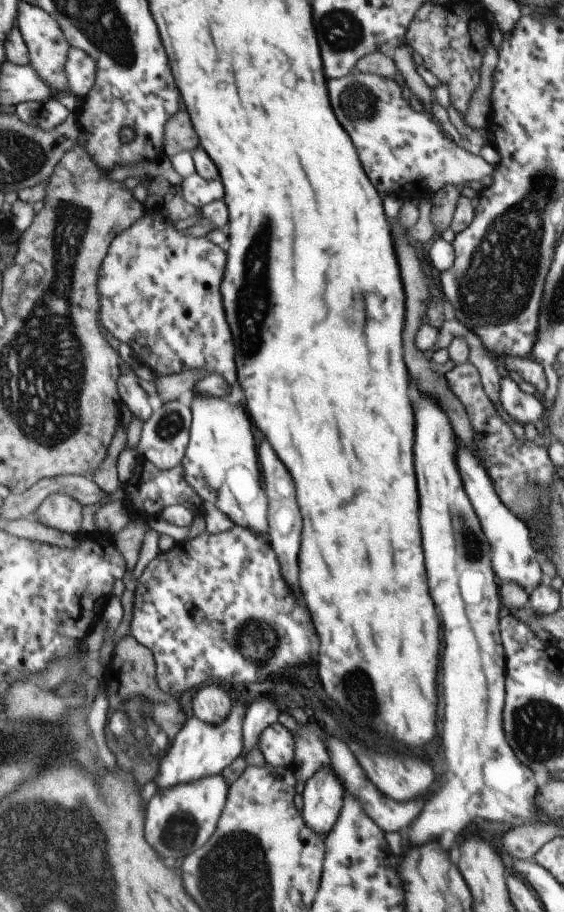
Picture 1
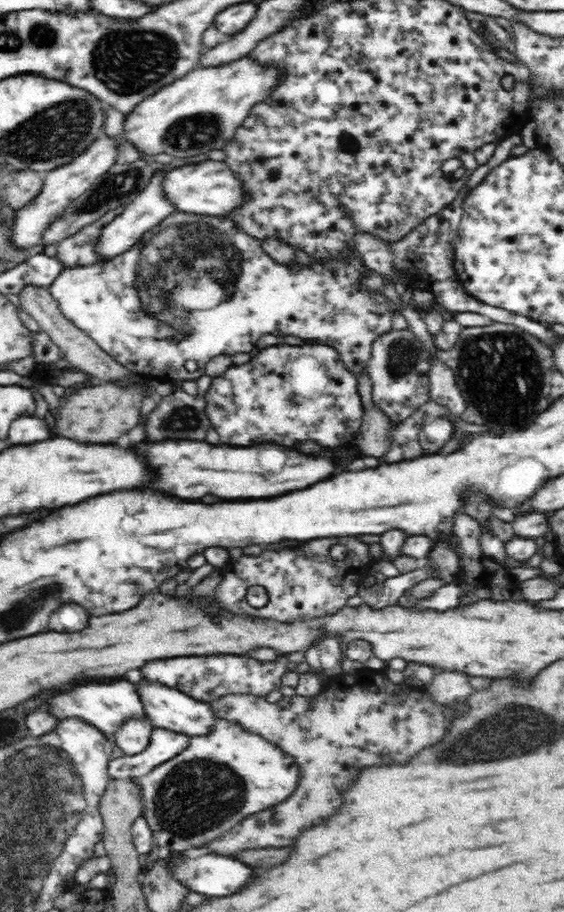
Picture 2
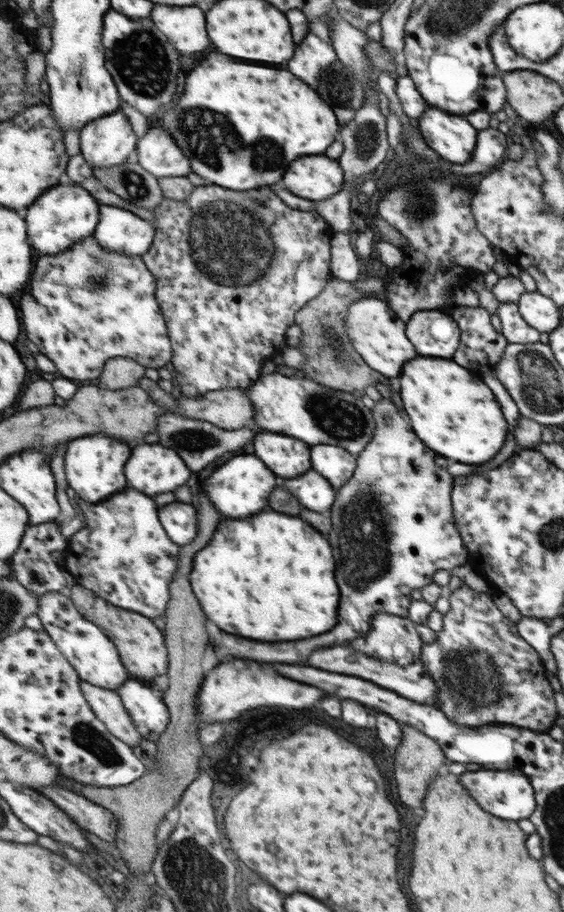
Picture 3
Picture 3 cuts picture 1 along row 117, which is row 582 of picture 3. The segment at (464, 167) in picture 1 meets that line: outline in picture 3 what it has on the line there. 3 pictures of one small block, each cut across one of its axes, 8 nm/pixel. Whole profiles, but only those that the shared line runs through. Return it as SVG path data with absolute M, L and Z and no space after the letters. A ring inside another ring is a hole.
M381 394L381 400L375 402L371 408L375 430L373 438L365 446L363 452L357 454L357 468L353 476L347 480L345 488L337 490L337 502L329 510L333 514L333 530L329 534L329 542L333 544L333 552L337 552L337 584L341 588L341 624L333 628L333 632L317 636L317 640L301 640L301 642L285 642L285 644L263 644L253 642L241 636L223 634L223 640L215 644L215 654L221 660L233 660L231 656L249 656L263 662L305 662L313 650L331 648L335 644L351 644L349 640L361 640L373 630L373 616L391 614L403 616L407 614L409 606L409 592L411 588L423 588L425 584L433 582L433 574L437 570L453 570L463 566L467 560L465 542L457 532L455 518L453 518L453 504L451 504L451 474L447 470L433 464L433 452L425 448L415 434L411 432L409 420L401 414L395 404L389 400L389 394ZM391 416L391 424L383 418ZM355 538L355 540L347 540Z

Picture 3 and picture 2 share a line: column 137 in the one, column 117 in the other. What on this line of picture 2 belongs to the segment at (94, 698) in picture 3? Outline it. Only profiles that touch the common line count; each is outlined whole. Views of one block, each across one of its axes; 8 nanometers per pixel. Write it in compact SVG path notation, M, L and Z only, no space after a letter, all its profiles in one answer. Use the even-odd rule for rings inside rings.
M130 716L118 726L118 730L112 736L116 738L116 744L120 746L120 750L126 756L134 756L134 754L140 754L142 750L146 750L152 728L154 728L154 724L148 718Z

